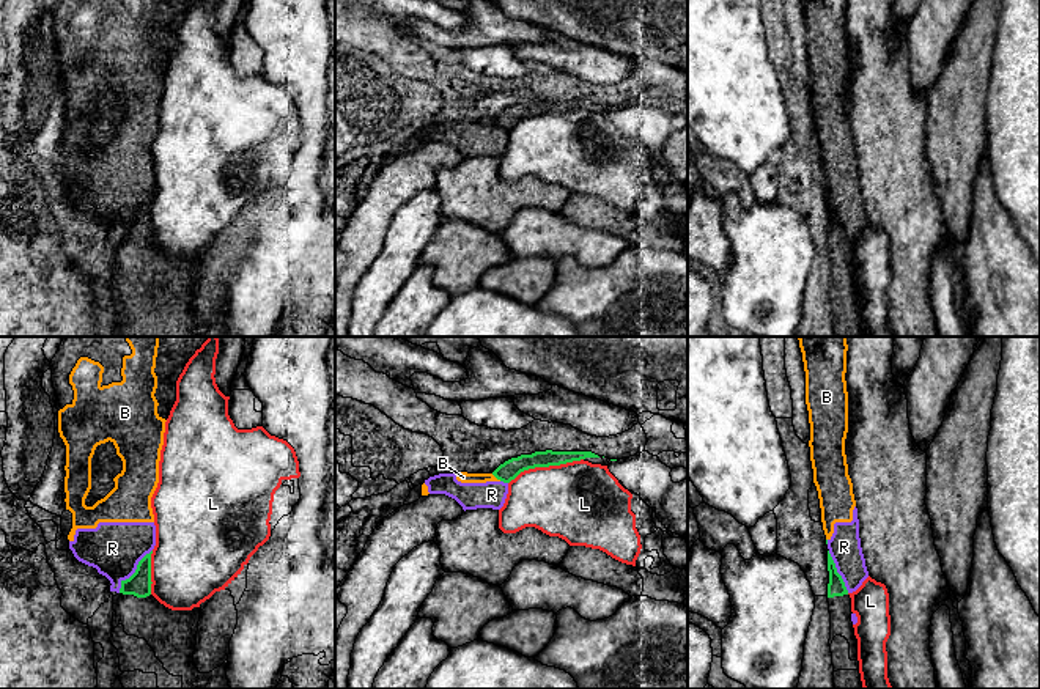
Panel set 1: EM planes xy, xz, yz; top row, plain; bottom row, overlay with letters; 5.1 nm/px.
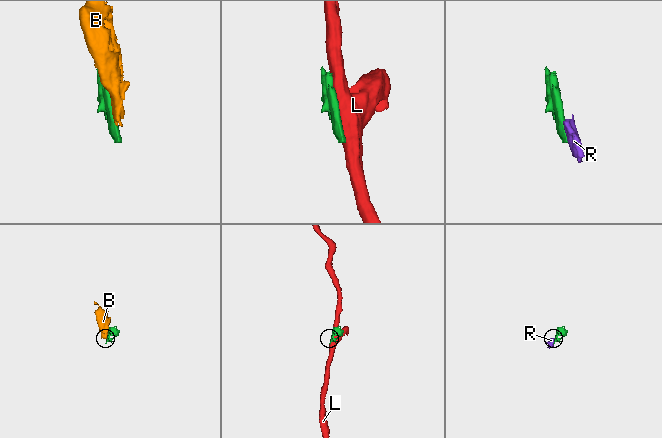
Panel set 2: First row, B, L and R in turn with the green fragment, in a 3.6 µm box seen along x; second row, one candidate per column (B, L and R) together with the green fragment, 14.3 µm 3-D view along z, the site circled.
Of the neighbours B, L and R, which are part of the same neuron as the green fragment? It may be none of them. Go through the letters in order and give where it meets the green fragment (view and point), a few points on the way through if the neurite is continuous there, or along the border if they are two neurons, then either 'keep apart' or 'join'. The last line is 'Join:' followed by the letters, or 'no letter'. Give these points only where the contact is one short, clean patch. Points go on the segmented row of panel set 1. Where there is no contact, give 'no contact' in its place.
B: contact xz (496, 477); keep apart
L: contact xz (545, 466); keep apart
R: contact xy (136, 571); border xy (151, 549), (121, 582), (118, 592); keep apart
Join: no letter

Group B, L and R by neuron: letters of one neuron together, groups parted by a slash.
B R / L

